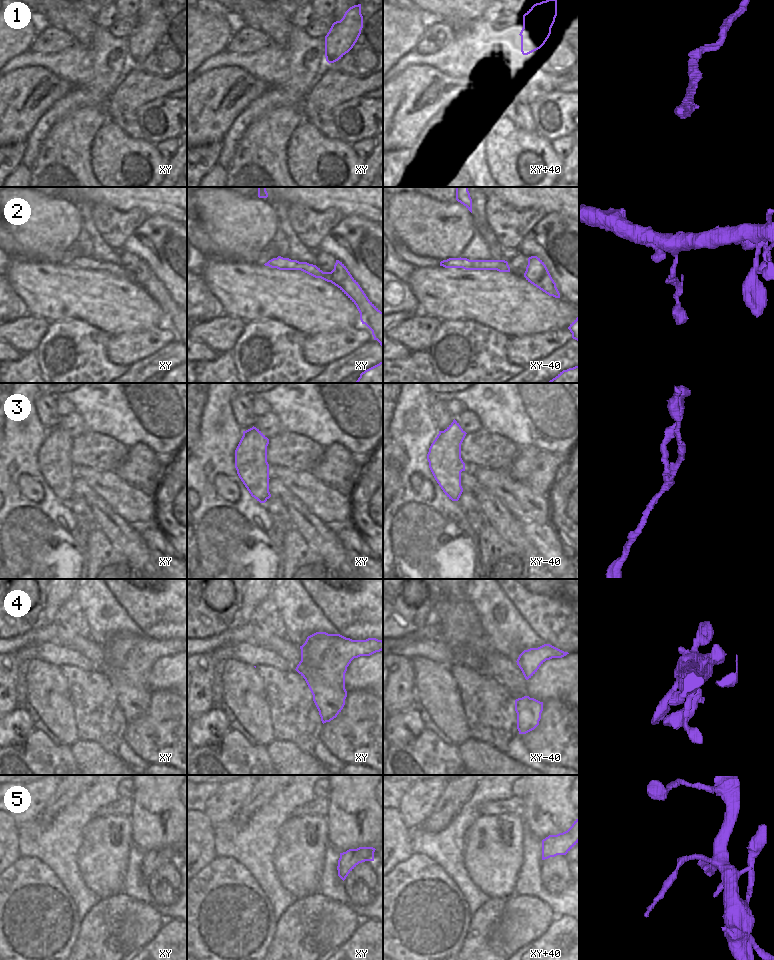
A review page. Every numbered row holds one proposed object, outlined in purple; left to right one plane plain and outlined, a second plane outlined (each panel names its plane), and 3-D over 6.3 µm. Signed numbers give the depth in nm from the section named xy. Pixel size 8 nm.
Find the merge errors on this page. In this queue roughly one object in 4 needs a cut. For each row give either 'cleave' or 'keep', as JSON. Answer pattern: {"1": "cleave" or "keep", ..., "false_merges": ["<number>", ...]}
{"1": "keep", "2": "keep", "3": "keep", "4": "keep", "5": "cleave", "false_merges": ["5"]}

